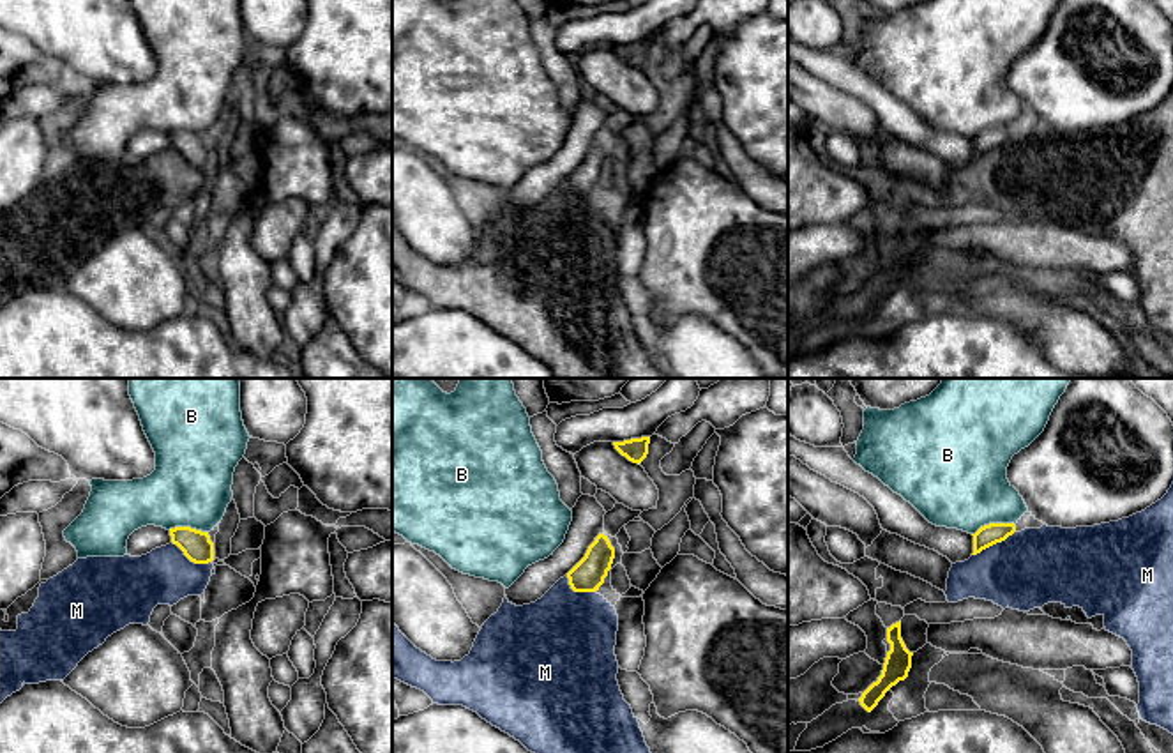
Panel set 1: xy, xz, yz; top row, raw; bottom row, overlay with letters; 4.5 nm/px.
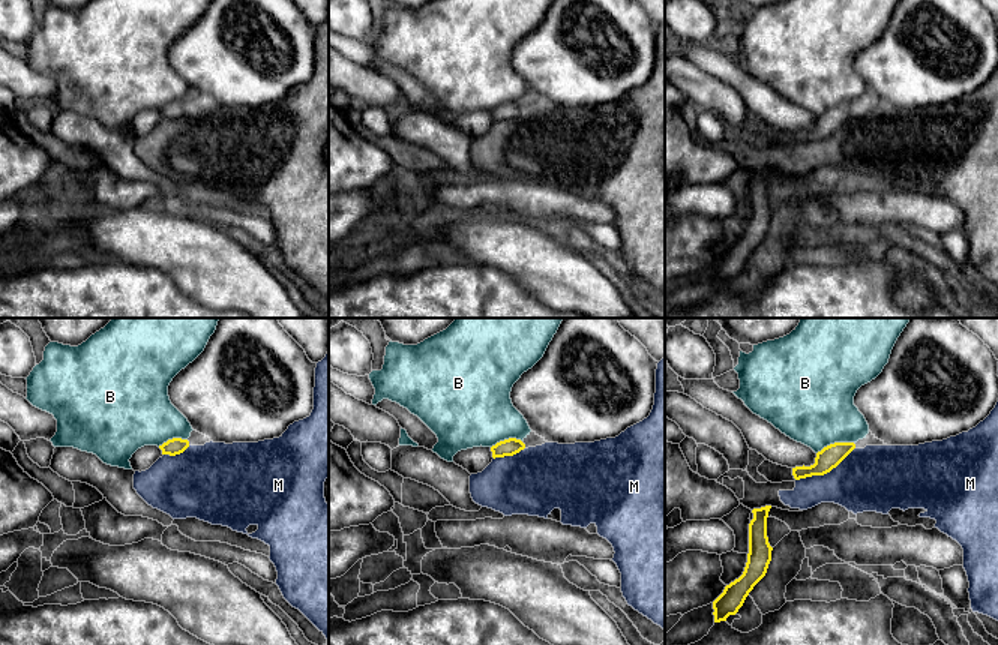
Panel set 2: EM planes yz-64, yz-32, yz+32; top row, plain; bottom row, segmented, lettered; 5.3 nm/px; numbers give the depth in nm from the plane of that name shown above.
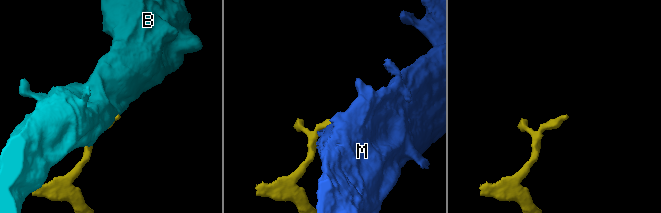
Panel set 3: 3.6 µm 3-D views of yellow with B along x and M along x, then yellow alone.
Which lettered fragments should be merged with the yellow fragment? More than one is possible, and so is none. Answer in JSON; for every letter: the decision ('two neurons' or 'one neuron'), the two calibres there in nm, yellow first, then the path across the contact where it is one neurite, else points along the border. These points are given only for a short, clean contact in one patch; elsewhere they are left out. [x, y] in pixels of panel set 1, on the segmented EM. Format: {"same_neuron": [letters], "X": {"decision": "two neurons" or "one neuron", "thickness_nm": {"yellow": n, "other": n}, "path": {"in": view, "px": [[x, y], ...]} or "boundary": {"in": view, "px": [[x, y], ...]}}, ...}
{"same_neuron": [], "B": {"decision": "two neurons", "thickness_nm": {"yellow": 100, "other": 440}, "boundary": {"in": "yz", "px": [[1014, 524], [984, 524], [972, 534]]}}, "M": {"decision": "two neurons", "thickness_nm": {"yellow": 100, "other": 360}, "boundary": {"in": "yz", "px": [[1014, 531], [972, 555]]}}}

